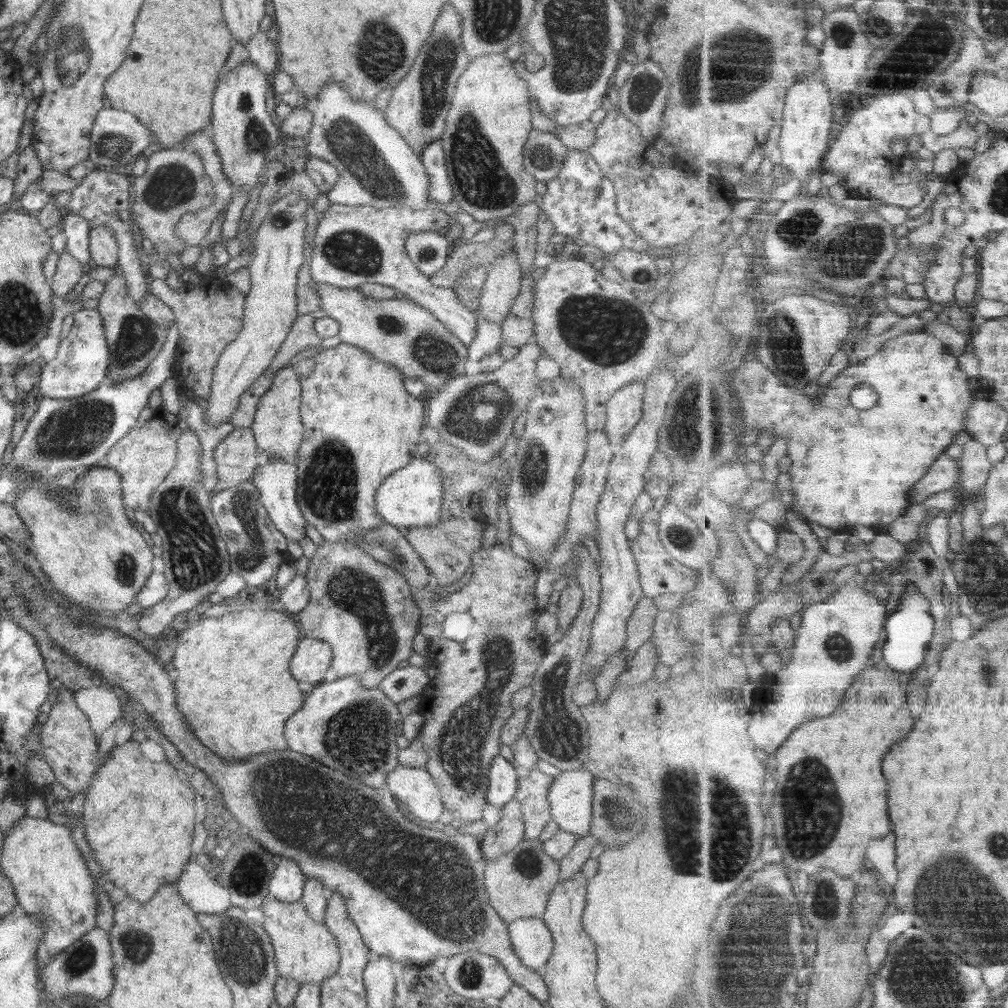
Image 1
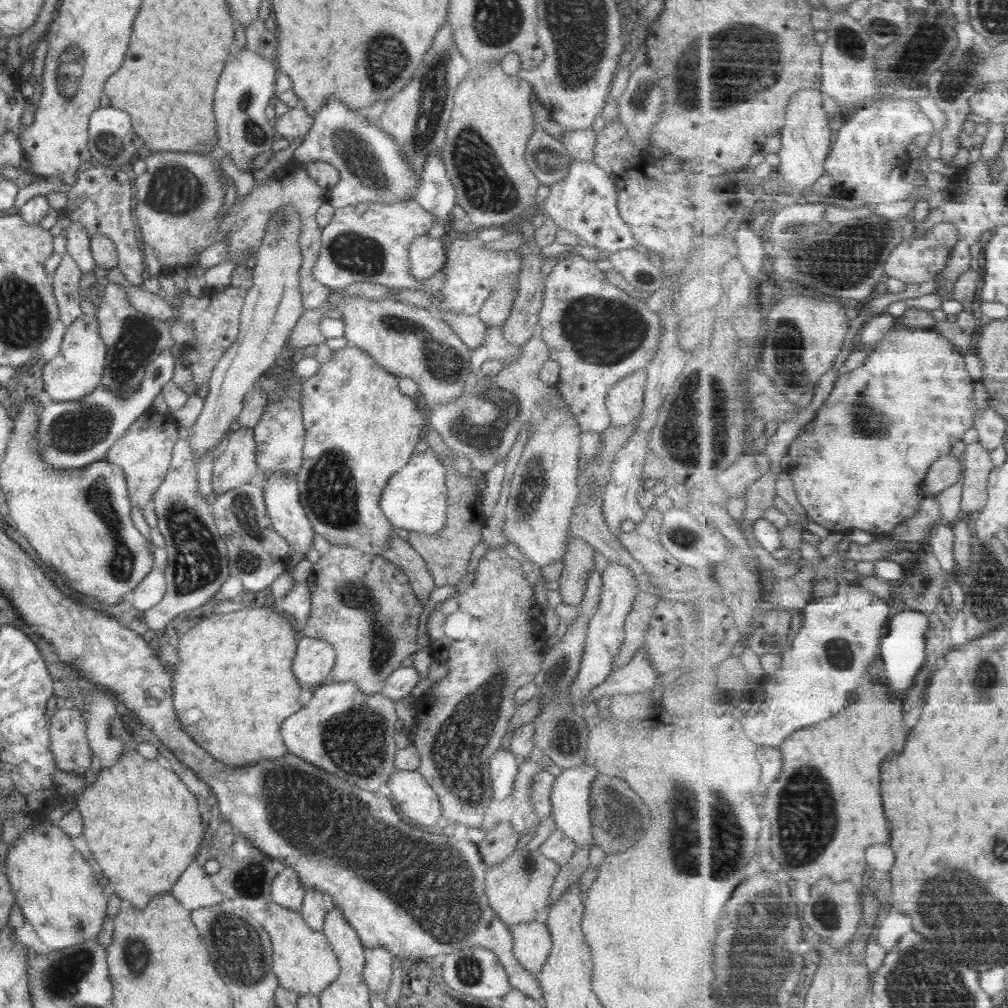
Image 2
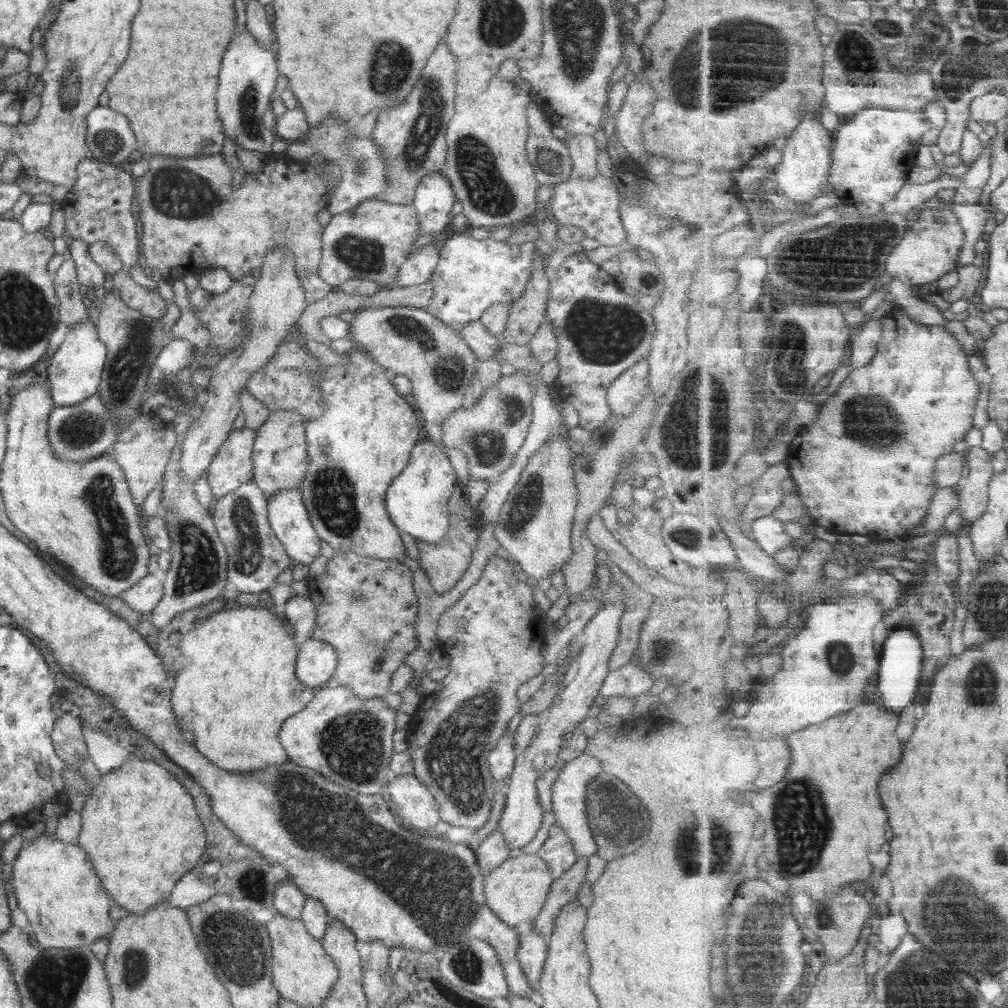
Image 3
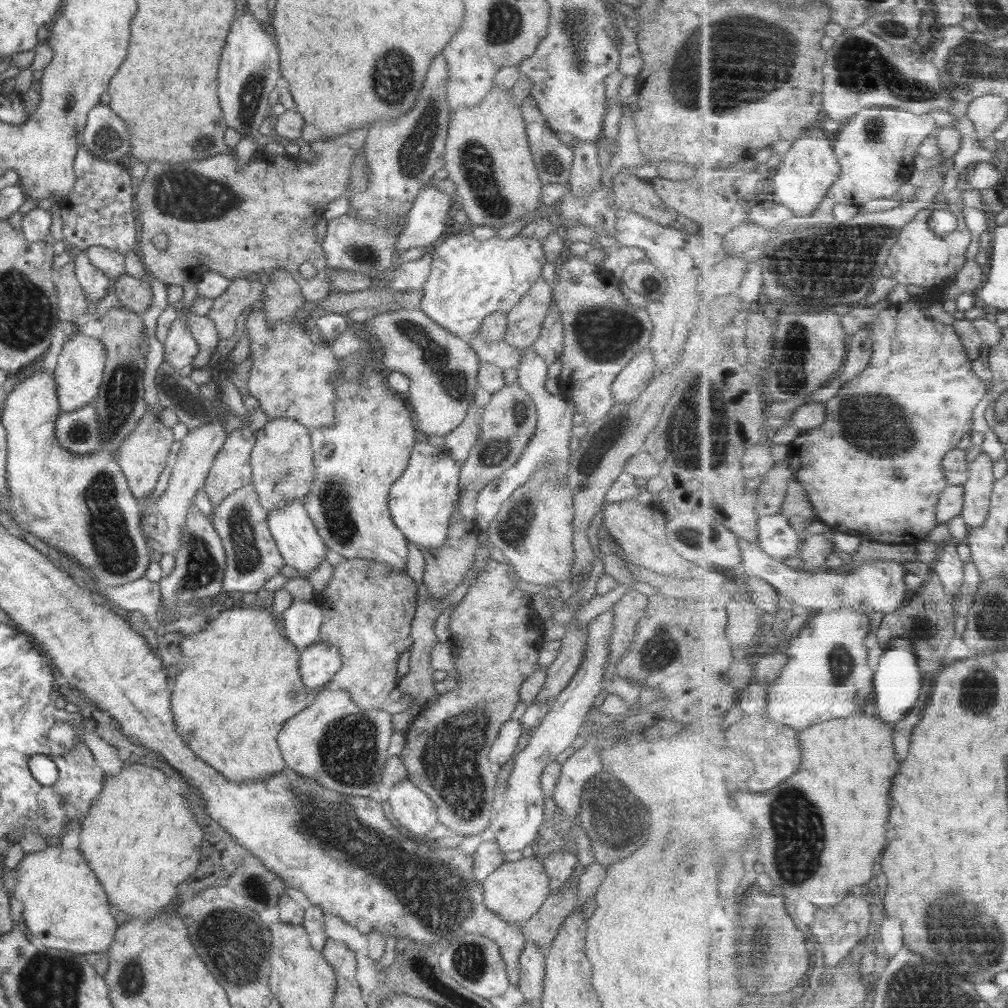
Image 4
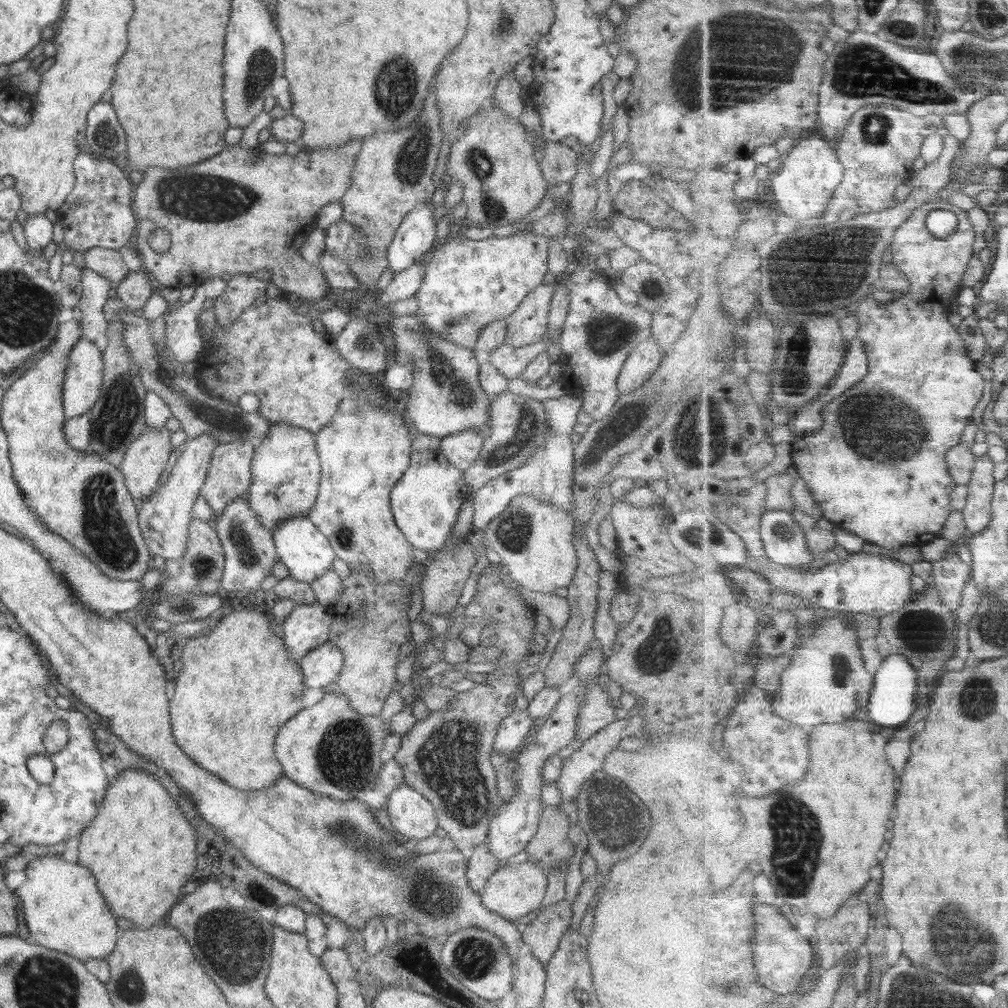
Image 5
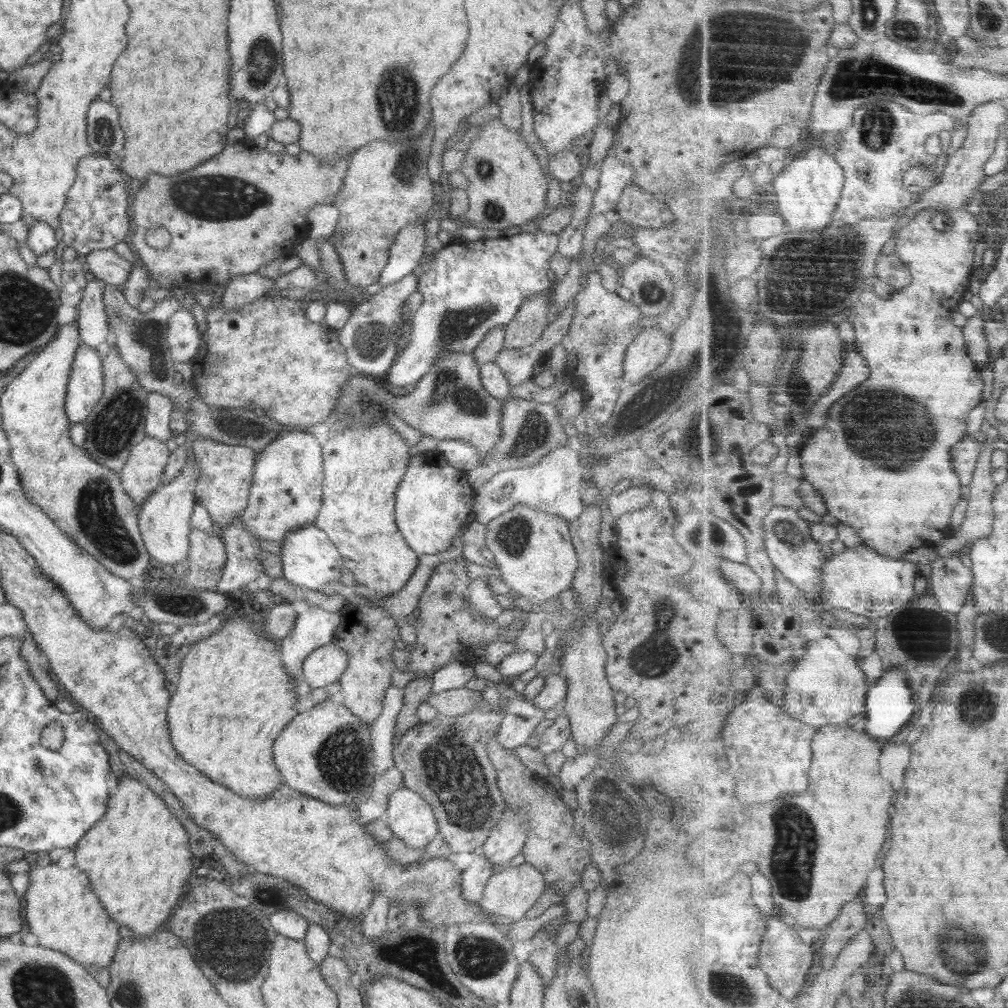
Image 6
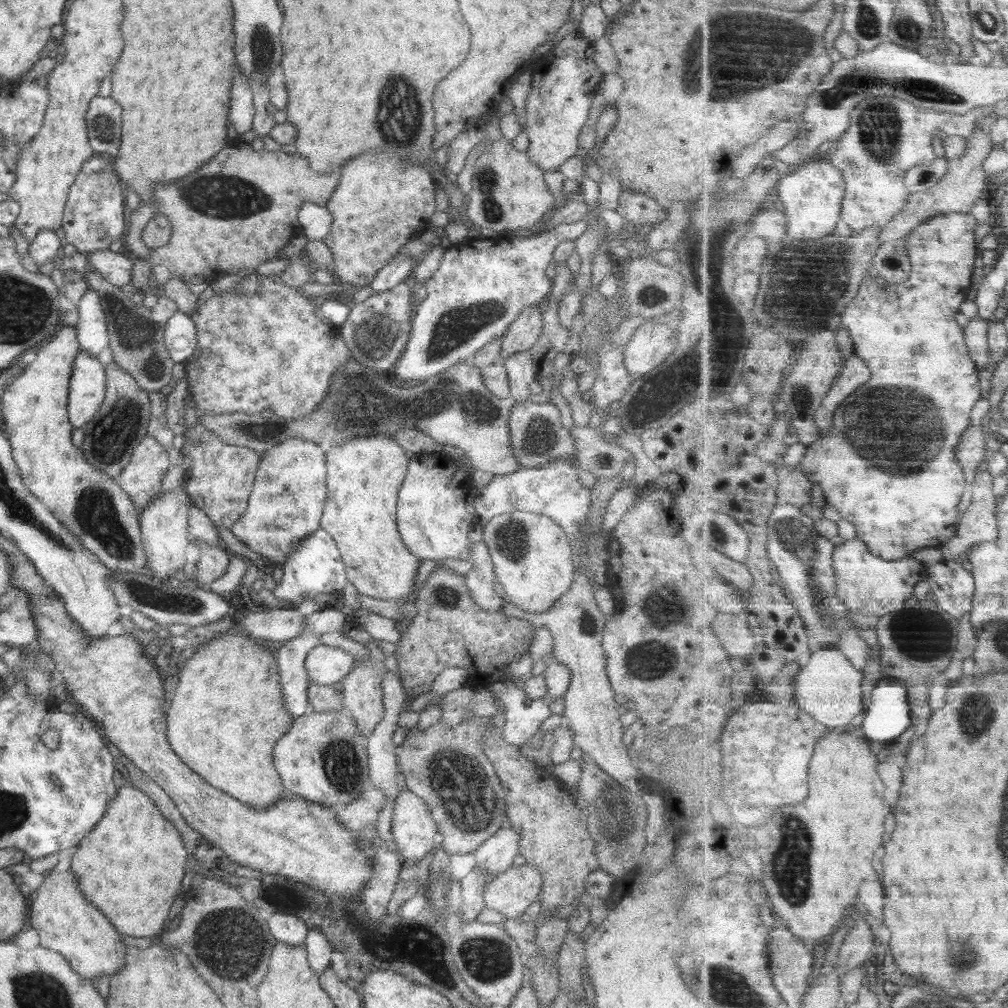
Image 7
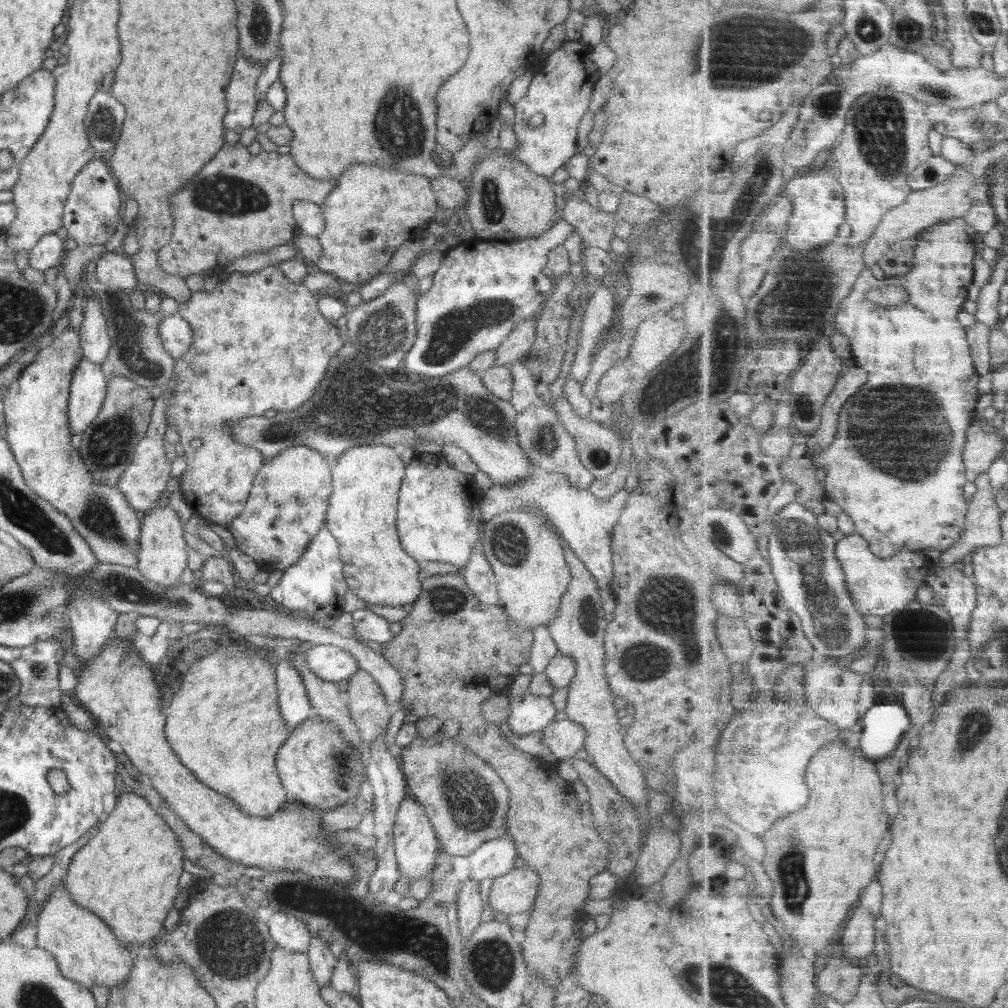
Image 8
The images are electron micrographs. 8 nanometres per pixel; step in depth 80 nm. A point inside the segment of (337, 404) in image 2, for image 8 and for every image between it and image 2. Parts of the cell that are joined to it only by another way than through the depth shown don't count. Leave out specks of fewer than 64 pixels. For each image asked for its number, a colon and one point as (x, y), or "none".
3: (364, 437)
4: (356, 461)
5: (364, 451)
6: (363, 464)
7: (365, 474)
8: (362, 515)

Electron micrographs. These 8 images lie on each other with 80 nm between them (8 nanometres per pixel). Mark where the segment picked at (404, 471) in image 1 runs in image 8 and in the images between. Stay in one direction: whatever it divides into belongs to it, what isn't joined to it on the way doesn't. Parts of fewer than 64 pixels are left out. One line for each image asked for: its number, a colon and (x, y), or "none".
2: (415, 498)
3: (416, 500)
4: (421, 502)
5: (425, 502)
6: (434, 500)
7: (435, 512)
8: (438, 519)

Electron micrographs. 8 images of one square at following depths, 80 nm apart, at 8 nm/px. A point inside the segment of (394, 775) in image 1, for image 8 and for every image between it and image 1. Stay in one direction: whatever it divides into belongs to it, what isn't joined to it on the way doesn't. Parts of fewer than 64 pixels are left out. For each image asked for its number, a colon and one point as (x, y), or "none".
2: (417, 801)
3: (413, 802)
4: (415, 809)
5: (410, 813)
6: (410, 817)
7: (414, 832)
8: (415, 841)

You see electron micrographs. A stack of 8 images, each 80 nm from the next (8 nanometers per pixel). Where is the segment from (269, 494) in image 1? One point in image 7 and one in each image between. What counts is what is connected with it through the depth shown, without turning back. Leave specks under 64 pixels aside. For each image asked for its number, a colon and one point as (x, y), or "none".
2: (281, 495)
3: (289, 519)
4: (296, 537)
5: (307, 554)
6: (309, 560)
7: (315, 568)

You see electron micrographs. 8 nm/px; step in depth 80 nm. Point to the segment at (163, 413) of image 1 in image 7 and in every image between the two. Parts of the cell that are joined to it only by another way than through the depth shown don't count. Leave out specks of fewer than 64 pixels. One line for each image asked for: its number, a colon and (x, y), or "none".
2: (144, 452)
3: (143, 450)
4: (142, 456)
5: (145, 460)
6: (142, 473)
7: (141, 478)

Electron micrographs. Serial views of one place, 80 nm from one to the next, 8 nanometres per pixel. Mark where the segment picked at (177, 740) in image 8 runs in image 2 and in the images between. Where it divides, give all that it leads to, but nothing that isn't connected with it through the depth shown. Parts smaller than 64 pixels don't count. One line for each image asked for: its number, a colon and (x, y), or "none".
2: (235, 714)
3: (244, 687)
4: (243, 682)
5: (228, 724)
6: (241, 698)
7: (228, 712)

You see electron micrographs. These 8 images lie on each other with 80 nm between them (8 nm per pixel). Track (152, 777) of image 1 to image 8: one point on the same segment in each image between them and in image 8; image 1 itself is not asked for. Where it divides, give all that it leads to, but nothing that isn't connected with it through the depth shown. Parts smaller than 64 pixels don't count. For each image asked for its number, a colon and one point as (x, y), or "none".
2: (141, 822)
3: (139, 826)
4: (138, 837)
5: (141, 850)
6: (137, 858)
7: (131, 865)
8: (127, 874)

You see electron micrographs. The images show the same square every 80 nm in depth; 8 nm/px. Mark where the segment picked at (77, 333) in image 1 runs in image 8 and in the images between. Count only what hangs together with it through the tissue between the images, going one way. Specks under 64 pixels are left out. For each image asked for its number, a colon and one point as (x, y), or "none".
2: (76, 371)
3: (74, 374)
4: (79, 371)
5: (82, 384)
6: (85, 386)
7: (87, 384)
8: (88, 388)

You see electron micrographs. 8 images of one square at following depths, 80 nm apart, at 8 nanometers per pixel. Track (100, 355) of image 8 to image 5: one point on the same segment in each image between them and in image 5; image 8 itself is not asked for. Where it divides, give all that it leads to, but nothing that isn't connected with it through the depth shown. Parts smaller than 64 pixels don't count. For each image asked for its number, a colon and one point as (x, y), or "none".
5: (95, 293)
6: (92, 322)
7: (91, 328)

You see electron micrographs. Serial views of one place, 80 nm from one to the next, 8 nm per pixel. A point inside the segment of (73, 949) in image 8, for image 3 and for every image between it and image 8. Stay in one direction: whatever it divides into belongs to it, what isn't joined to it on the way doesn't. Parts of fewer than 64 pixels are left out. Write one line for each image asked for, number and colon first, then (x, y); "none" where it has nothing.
3: (55, 883)
4: (66, 908)
5: (64, 910)
6: (62, 910)
7: (66, 921)

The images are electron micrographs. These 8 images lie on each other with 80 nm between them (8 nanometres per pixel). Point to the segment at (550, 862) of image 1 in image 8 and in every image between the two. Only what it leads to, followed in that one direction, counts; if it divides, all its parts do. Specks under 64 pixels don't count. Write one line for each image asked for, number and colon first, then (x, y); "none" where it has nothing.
2: (519, 888)
3: (516, 891)
4: (515, 892)
5: (518, 889)
6: (511, 891)
7: (511, 892)
8: (515, 892)

